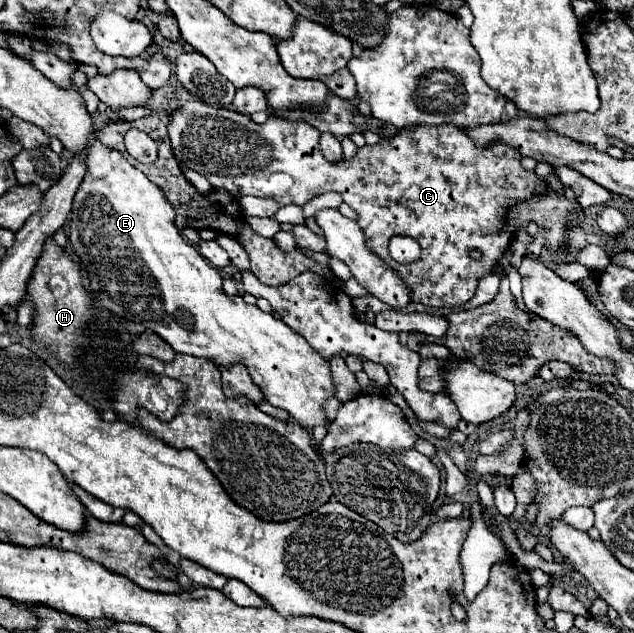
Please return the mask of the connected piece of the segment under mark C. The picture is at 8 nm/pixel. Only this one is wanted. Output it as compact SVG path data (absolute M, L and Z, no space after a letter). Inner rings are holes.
M188 101L184 103L182 107L174 109L170 113L170 121L168 121L168 135L170 135L170 143L172 143L172 153L174 153L174 159L178 161L180 167L186 167L186 169L192 169L192 171L198 171L200 175L206 175L206 179L210 179L210 183L214 185L214 189L222 189L234 197L238 195L254 195L254 197L270 197L274 201L278 201L280 205L304 205L308 203L312 197L316 195L322 195L322 193L328 193L328 191L338 191L342 193L344 197L344 203L348 203L356 215L358 215L358 225L362 227L364 231L364 241L366 241L366 247L370 251L374 251L390 269L394 269L402 281L408 285L410 289L410 297L412 301L416 303L422 303L422 305L430 305L430 307L458 307L462 303L466 303L474 291L476 291L476 285L478 281L488 275L494 267L494 263L500 259L500 255L508 249L514 233L522 227L526 227L530 221L536 221L536 225L540 227L546 227L548 229L548 235L546 235L546 245L552 249L552 251L558 251L564 243L564 231L568 227L568 223L576 217L576 213L580 211L580 205L578 203L572 203L568 201L564 195L556 195L548 183L540 181L534 171L526 171L522 165L520 165L520 153L512 147L512 145L506 145L506 143L500 143L500 141L494 141L490 145L484 145L480 147L478 143L474 143L474 139L468 137L466 129L458 127L458 125L420 125L420 127L406 127L406 129L400 129L394 137L390 139L380 139L380 143L376 145L364 145L358 149L356 157L352 161L342 161L342 163L330 163L322 157L320 153L320 143L318 143L318 137L320 137L320 131L314 129L312 125L308 125L306 121L286 121L282 117L268 117L266 123L258 125L254 123L248 115L242 115L242 113L236 113L232 109L224 109L224 107L212 107L212 105L206 105L202 101ZM392 235L408 235L408 237L414 237L420 247L422 247L422 257L410 265L400 265L396 263L390 255L388 255L388 241ZM472 251L482 251L482 261L474 261L470 257Z

